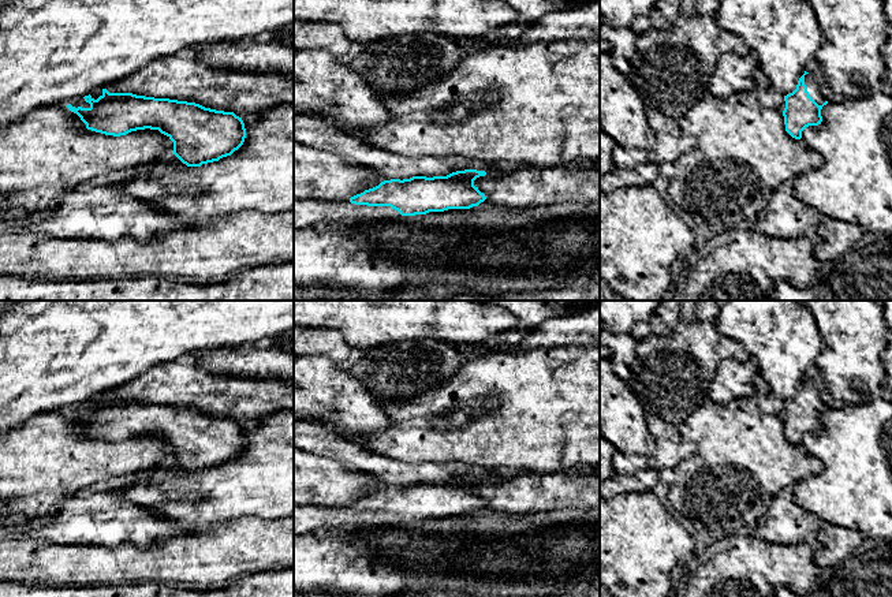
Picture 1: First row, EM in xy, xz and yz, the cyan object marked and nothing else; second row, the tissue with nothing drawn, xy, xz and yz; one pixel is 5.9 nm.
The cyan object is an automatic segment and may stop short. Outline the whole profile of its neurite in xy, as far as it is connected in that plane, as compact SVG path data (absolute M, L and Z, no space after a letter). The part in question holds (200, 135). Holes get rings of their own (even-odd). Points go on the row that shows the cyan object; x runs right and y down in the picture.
M102 89L102 94L97 100L90 94L83 98L90 104L89 108L75 108L71 104L67 108L81 117L87 130L113 137L145 128L158 130L173 142L172 154L187 167L201 167L231 156L243 145L246 138L242 117L234 112L216 111L195 102L145 97L133 93L109 93L107 89Z

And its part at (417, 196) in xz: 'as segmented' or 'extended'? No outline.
extended

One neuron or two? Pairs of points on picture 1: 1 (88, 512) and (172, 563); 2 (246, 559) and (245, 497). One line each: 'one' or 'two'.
1: two
2: two

